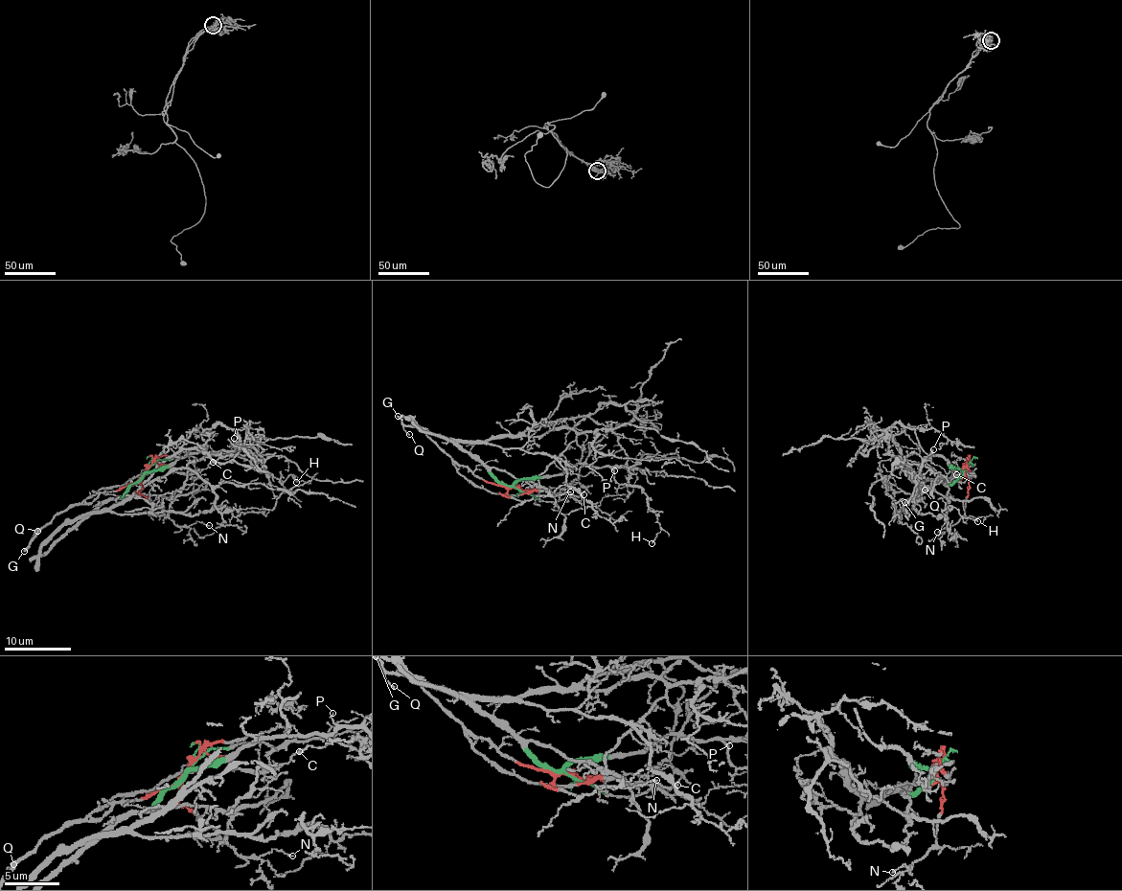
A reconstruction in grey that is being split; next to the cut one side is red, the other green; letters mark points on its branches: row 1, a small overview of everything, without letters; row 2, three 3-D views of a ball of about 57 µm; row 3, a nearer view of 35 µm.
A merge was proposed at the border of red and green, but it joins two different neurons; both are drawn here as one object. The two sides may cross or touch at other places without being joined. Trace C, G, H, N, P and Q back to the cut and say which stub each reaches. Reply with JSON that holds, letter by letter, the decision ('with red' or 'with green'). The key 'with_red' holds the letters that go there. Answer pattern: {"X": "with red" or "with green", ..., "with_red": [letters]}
{"C": "with red", "G": "with red", "H": "with green", "N": "with red", "P": "with green", "Q": "with red", "with_red": ["C", "G", "N", "Q"]}

